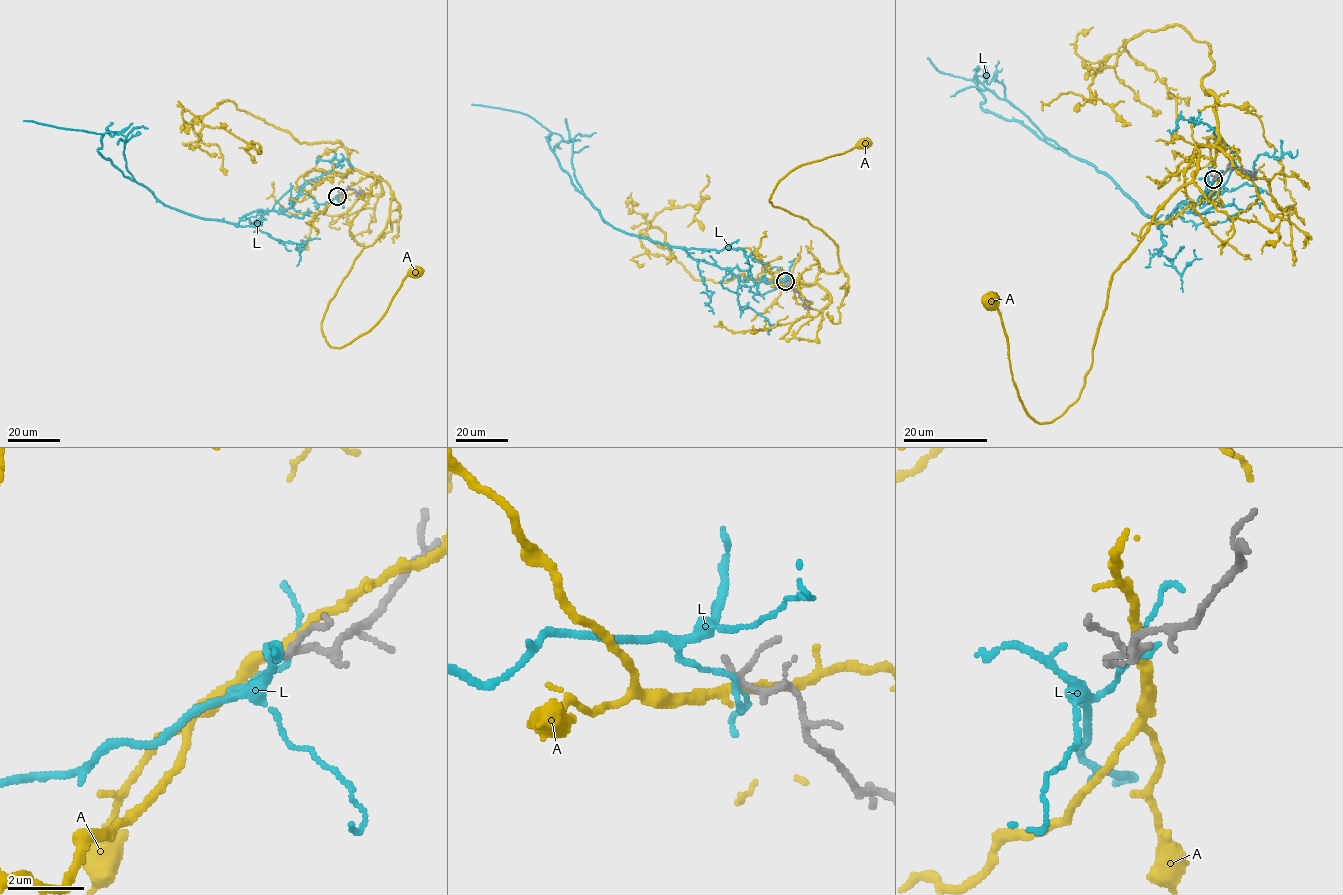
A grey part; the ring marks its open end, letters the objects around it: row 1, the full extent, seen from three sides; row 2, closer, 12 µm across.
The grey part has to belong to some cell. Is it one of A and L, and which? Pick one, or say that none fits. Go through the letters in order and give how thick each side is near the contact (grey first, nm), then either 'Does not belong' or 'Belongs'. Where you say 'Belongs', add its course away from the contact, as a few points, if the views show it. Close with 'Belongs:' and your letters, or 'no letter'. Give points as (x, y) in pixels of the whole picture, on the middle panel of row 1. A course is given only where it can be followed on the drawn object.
A: Thickness 190 nm (grey) against 240 nm. Does not belong
L: Thickness 180 nm (grey) against 140 nm. Does not belong
Belongs: no letter

